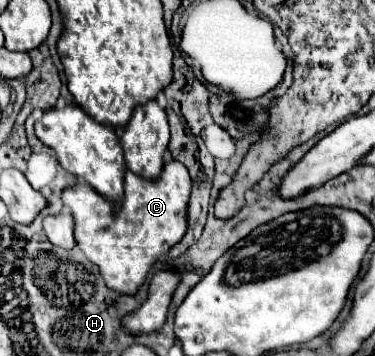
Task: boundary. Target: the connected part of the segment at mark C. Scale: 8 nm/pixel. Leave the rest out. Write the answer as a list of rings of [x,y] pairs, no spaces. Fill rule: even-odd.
[[[167,161],[163,167],[163,173],[157,181],[145,181],[131,171],[125,173],[125,199],[121,205],[109,203],[99,193],[89,189],[89,185],[79,183],[71,189],[63,191],[63,203],[69,207],[75,219],[75,241],[77,247],[85,253],[89,261],[93,261],[99,267],[99,273],[105,281],[105,285],[121,295],[135,295],[139,287],[145,283],[147,273],[155,265],[155,261],[165,255],[173,245],[177,245],[185,231],[187,231],[187,203],[191,195],[191,177],[179,161]]]

